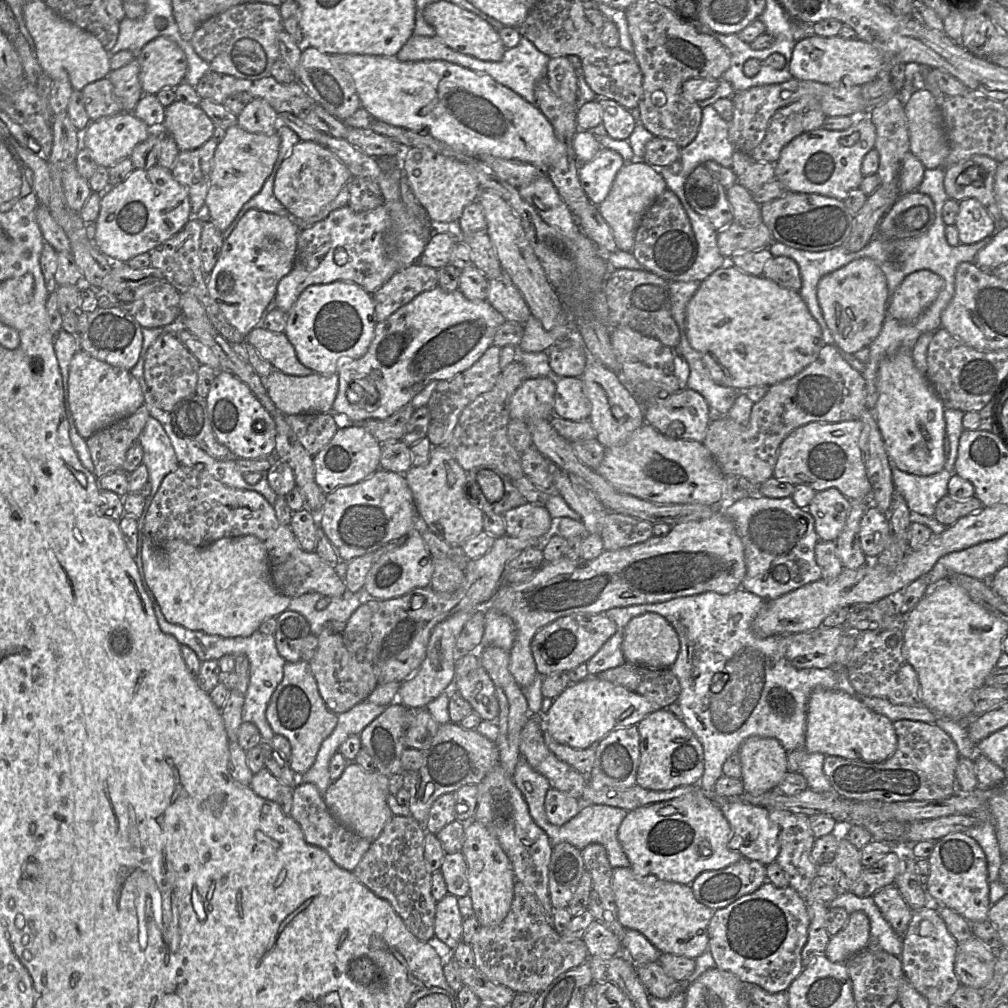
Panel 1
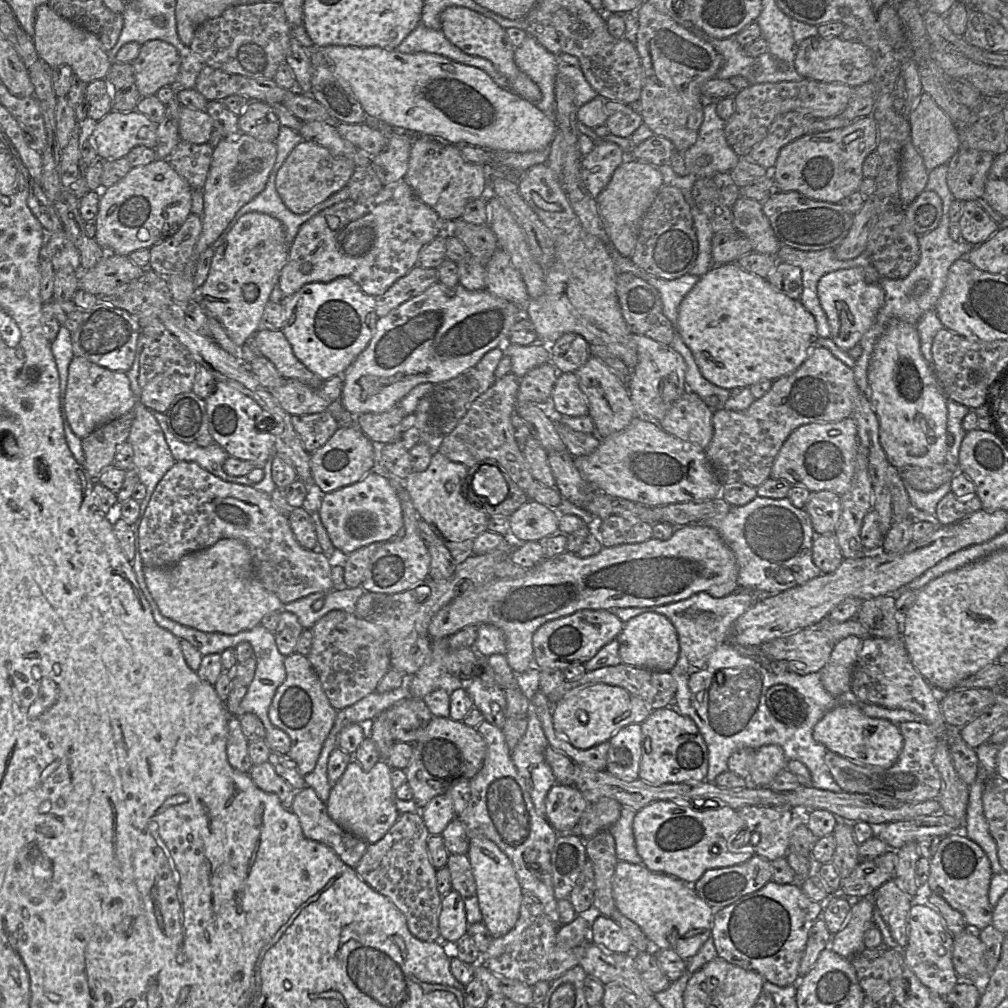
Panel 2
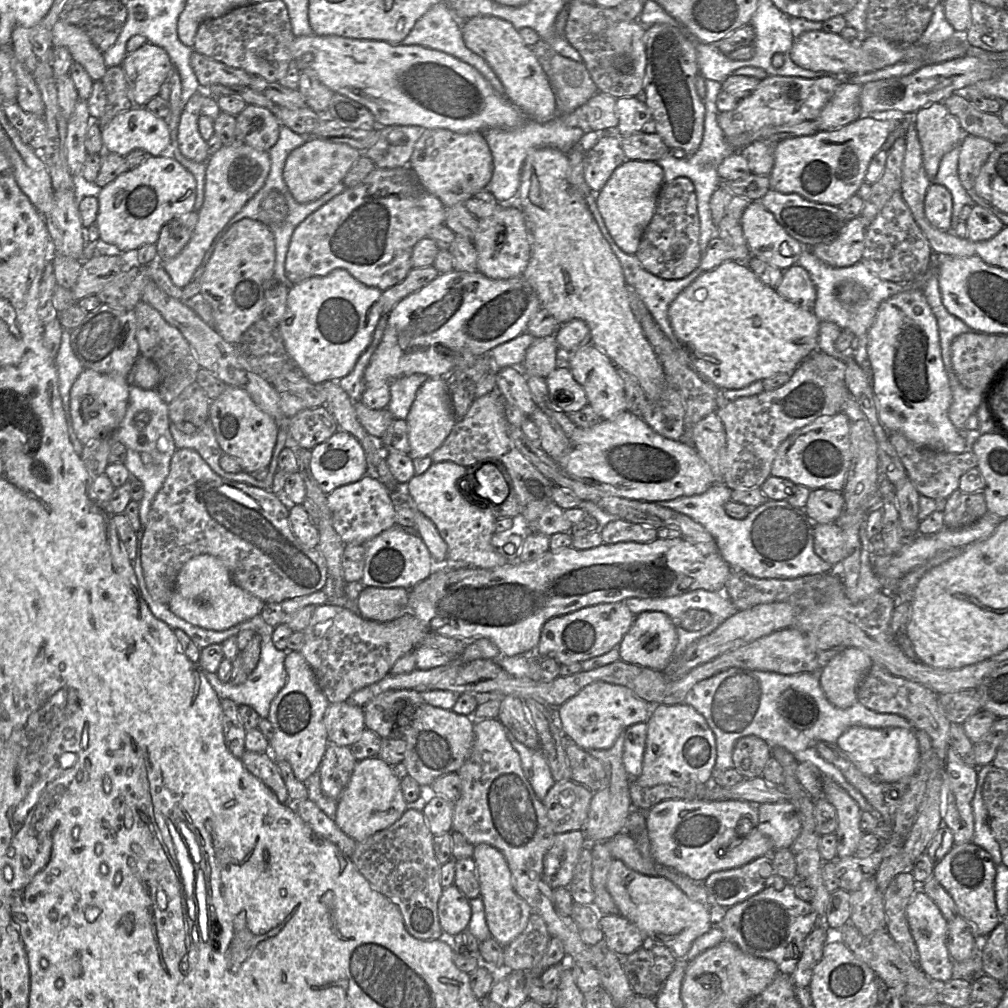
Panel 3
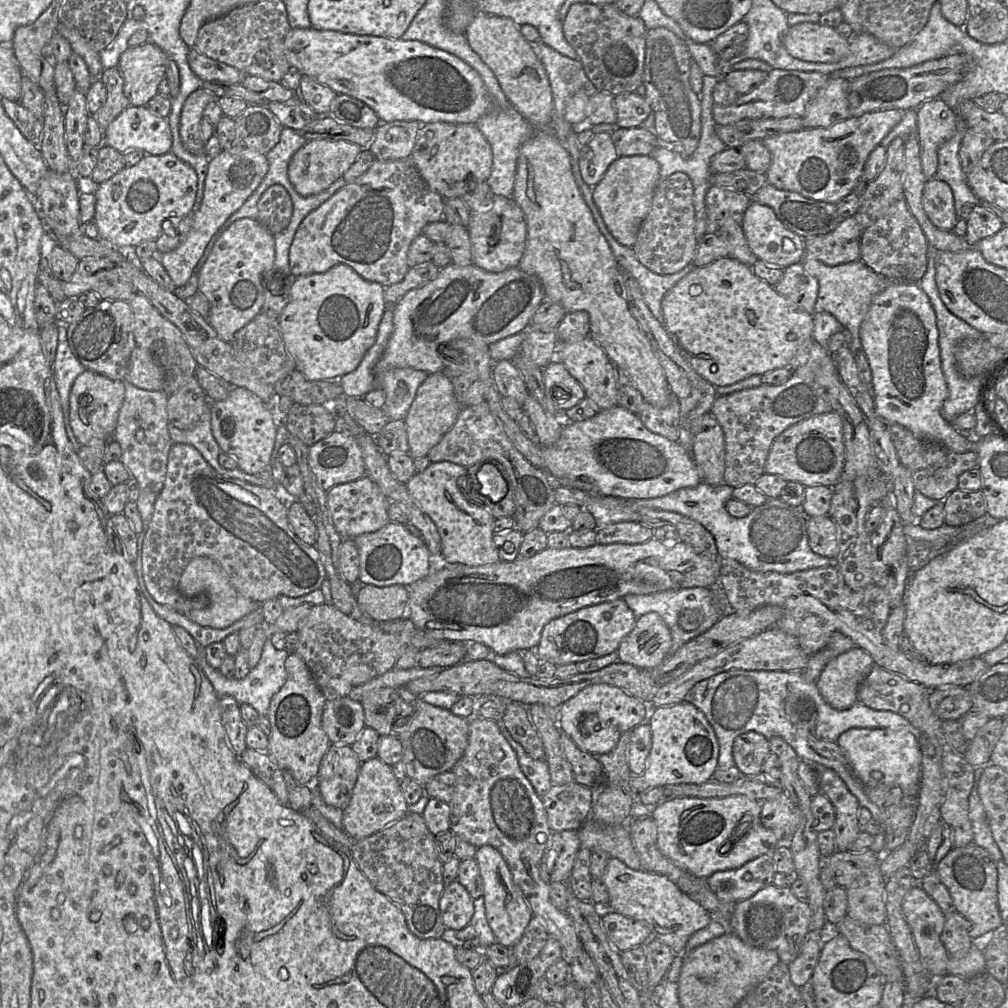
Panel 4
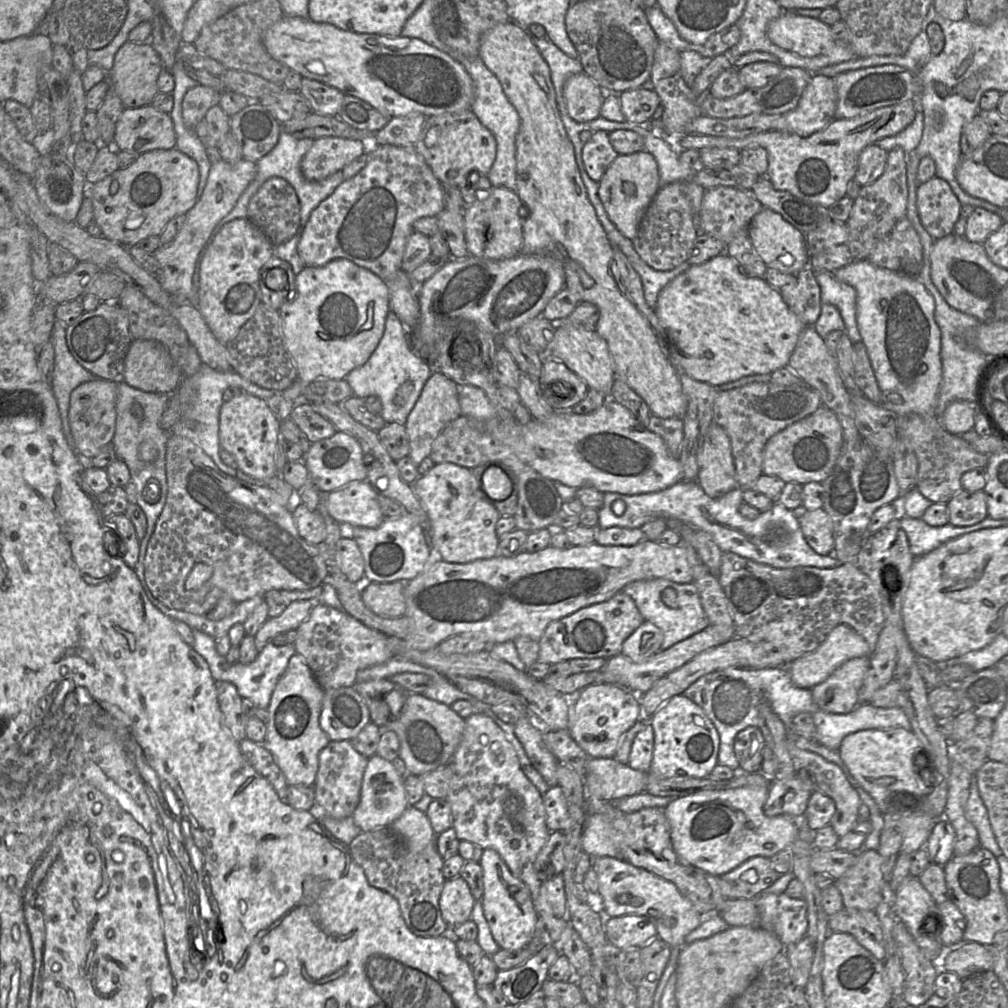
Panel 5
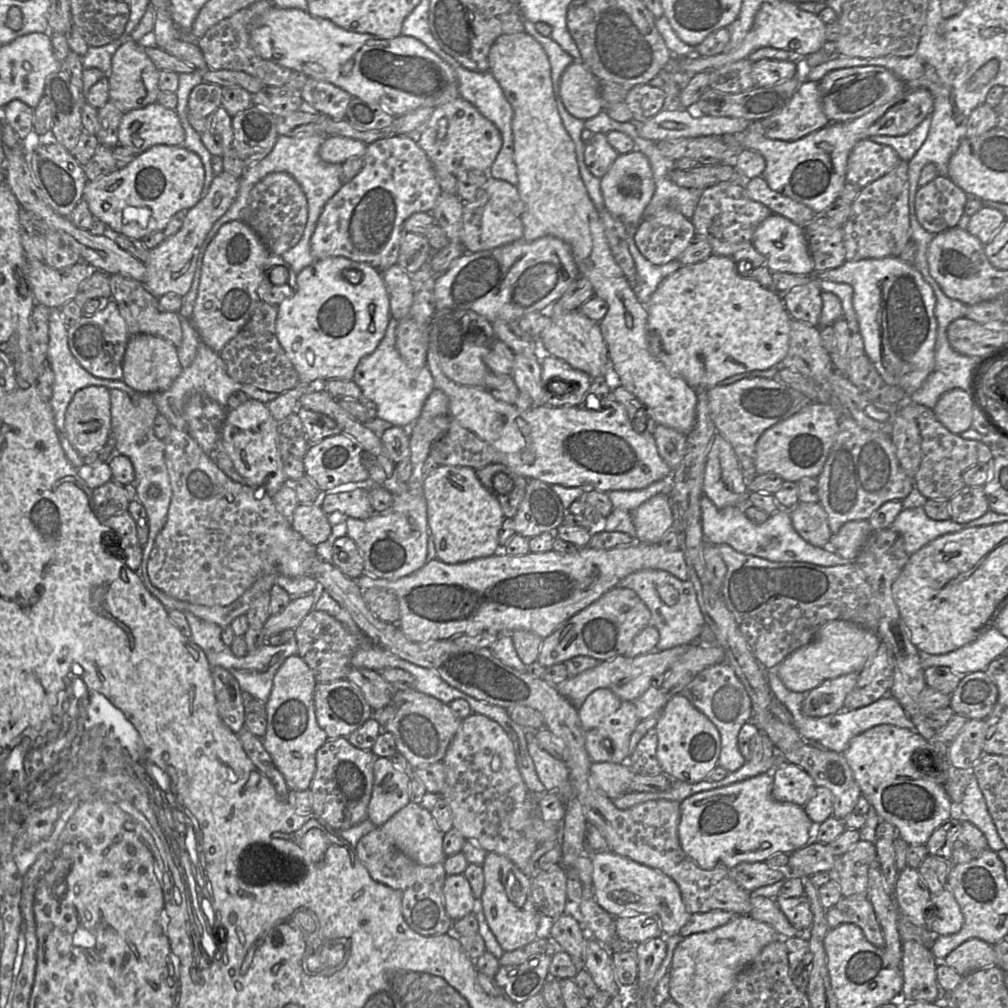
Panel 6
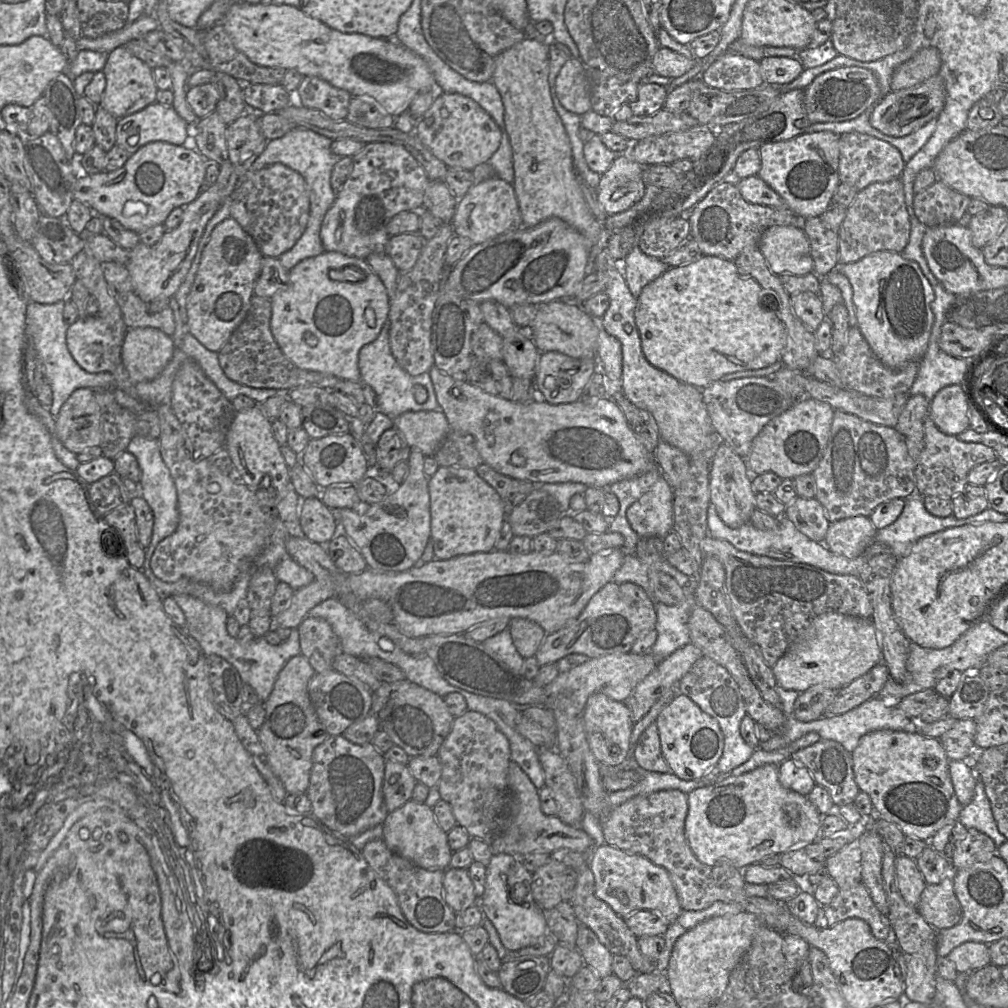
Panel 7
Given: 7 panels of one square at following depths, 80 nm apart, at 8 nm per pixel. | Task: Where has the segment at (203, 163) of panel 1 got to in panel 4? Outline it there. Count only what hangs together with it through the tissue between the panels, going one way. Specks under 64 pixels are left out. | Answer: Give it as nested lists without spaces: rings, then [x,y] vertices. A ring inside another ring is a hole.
[[[203,87],[192,92],[185,100],[180,119],[180,137],[186,150],[192,154],[205,153],[205,142],[200,133],[200,122],[206,105],[217,99]]]

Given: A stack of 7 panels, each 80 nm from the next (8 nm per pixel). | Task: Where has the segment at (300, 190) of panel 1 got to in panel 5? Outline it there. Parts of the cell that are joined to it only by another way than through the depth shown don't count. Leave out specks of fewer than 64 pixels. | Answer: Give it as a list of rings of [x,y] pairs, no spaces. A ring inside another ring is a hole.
[[[318,138],[314,140],[311,148],[302,158],[301,172],[310,181],[321,181],[342,171],[366,151],[367,143],[361,139]]]

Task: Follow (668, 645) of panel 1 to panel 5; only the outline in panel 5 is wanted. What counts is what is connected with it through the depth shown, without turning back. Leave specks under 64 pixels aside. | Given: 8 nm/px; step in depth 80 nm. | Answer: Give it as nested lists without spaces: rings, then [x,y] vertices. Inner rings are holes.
[[[644,621],[622,644],[621,653],[634,663],[641,663],[661,650],[664,640],[662,630]]]

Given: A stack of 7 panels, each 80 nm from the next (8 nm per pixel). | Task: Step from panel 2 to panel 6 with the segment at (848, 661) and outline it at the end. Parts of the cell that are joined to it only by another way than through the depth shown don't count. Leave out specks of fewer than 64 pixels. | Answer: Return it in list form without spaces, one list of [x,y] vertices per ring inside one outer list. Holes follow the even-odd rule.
[[[852,672],[826,680],[806,693],[802,712],[810,717],[824,717],[844,710],[844,701],[855,686],[859,673]]]

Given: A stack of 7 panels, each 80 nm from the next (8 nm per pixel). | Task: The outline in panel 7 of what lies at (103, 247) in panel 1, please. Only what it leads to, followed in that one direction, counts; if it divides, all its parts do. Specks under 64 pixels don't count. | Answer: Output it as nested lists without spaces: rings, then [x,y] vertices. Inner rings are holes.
[[[163,141],[150,142],[131,154],[124,166],[117,170],[97,174],[80,172],[73,187],[73,197],[86,204],[95,214],[114,218],[125,228],[140,234],[150,227],[164,224],[174,208],[186,206],[200,195],[208,161],[212,160],[208,160],[198,151],[184,145],[174,145]]]

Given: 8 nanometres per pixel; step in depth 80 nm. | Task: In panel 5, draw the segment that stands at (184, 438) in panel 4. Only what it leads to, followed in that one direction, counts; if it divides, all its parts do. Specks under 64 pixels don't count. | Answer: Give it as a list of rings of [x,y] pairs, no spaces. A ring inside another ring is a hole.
[[[202,364],[194,375],[190,377],[183,376],[183,379],[177,388],[177,396],[182,404],[183,415],[181,419],[172,426],[170,434],[182,436],[191,440],[212,459],[223,473],[249,484],[264,486],[264,482],[244,474],[238,470],[237,467],[229,467],[225,465],[220,459],[219,412],[224,403],[223,392],[229,387],[237,387],[248,394],[268,402],[276,400],[277,395],[280,393],[275,390],[261,388],[244,379],[234,371],[219,372]]]

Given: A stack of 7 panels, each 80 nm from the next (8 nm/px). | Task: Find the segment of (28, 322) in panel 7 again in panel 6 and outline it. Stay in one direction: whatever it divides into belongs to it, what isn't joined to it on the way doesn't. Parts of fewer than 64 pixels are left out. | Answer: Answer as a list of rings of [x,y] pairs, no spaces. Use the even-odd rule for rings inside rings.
[[[50,308],[49,313],[49,344],[47,353],[47,362],[54,373],[53,396],[50,406],[54,414],[55,425],[58,433],[64,432],[65,414],[74,394],[87,386],[104,386],[111,389],[120,389],[132,395],[136,393],[132,388],[123,382],[123,380],[109,380],[97,378],[87,372],[75,359],[68,345],[68,327],[64,324],[60,308]]]

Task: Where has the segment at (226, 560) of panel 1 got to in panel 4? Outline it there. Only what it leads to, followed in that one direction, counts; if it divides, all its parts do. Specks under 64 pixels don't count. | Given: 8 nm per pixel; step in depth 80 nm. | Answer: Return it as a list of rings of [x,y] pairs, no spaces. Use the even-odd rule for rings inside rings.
[[[205,556],[194,558],[187,565],[180,578],[179,590],[187,597],[196,597],[200,594],[208,596],[209,604],[207,607],[191,610],[184,615],[201,626],[215,629],[229,627],[262,604],[241,595],[231,585],[224,569],[217,562]]]

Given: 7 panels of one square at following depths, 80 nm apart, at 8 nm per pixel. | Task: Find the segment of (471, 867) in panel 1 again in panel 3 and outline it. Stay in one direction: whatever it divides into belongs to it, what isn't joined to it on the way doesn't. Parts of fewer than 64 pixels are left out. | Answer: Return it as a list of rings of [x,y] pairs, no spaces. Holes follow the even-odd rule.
[[[487,843],[476,844],[472,858],[477,869],[487,926],[491,936],[505,947],[524,931],[532,909],[514,890],[507,861],[497,848]]]

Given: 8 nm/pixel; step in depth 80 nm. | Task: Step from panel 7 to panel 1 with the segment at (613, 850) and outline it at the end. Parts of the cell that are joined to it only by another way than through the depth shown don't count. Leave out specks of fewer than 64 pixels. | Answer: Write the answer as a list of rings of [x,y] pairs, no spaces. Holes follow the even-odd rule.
[[[630,867],[613,869],[612,889],[623,927],[642,933],[660,953],[695,959],[709,950],[708,925],[714,910],[695,898],[690,885],[639,876]]]

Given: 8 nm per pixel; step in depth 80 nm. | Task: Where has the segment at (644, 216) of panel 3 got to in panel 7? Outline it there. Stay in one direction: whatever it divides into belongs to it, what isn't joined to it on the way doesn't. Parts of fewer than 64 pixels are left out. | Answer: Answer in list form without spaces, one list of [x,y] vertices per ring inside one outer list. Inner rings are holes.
[[[620,153],[602,173],[597,190],[598,199],[608,215],[628,210],[644,196],[644,166]]]

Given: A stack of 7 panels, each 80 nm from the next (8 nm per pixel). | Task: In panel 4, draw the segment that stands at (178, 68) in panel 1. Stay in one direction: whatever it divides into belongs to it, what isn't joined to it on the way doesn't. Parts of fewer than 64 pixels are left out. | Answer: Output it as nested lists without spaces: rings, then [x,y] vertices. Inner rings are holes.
[[[152,42],[128,47],[121,54],[118,67],[131,105],[146,106],[159,93],[159,84],[166,77],[167,60],[166,52]]]

